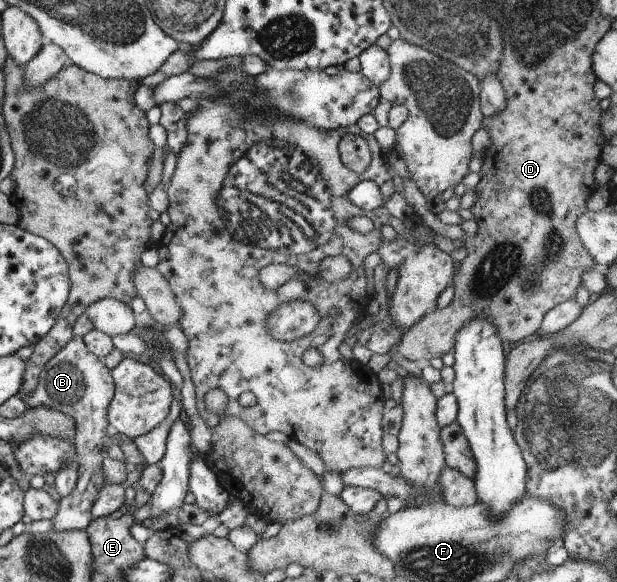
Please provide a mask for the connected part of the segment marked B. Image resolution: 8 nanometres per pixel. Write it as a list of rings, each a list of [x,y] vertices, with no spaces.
[[[80,336],[72,337],[54,356],[44,364],[36,388],[30,396],[21,396],[27,408],[46,406],[50,410],[68,414],[74,420],[74,460],[78,463],[77,479],[72,492],[58,501],[56,516],[52,519],[52,531],[85,529],[92,520],[90,508],[98,496],[98,490],[105,484],[101,471],[104,453],[100,452],[107,443],[110,429],[106,422],[106,408],[112,398],[113,382],[109,370],[94,354],[90,354]]]

